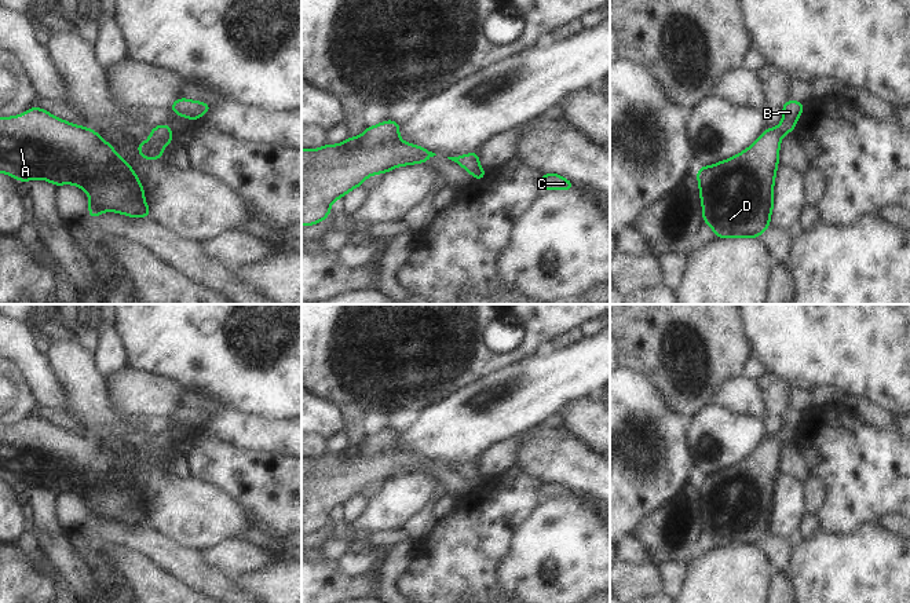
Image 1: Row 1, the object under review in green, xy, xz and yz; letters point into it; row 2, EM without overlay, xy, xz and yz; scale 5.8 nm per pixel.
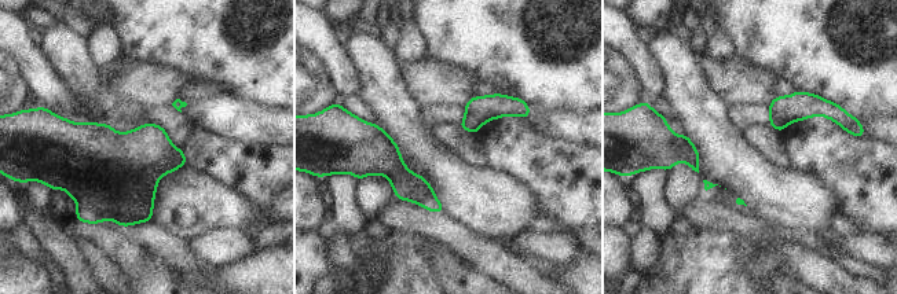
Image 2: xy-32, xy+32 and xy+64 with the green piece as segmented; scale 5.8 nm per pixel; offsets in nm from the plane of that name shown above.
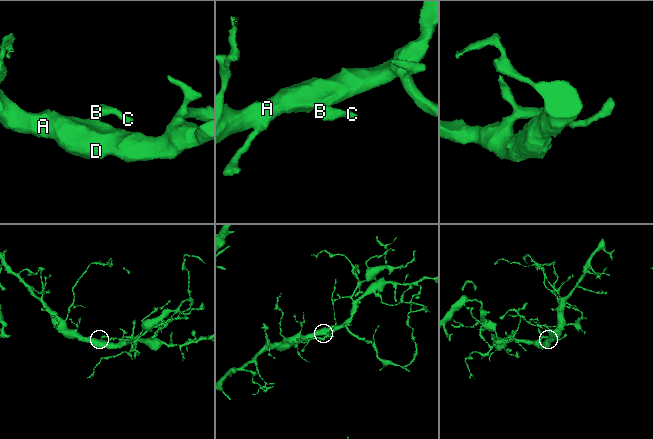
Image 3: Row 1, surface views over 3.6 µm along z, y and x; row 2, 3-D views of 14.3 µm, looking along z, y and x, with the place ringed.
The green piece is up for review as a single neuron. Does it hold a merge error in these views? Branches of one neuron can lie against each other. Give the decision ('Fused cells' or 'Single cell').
Single cell

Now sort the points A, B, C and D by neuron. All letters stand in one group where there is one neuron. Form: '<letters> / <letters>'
A B C D

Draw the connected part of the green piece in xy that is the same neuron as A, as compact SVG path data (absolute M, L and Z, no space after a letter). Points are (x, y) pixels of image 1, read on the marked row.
M37 106L17 117L0 117L0 172L21 182L44 179L55 187L69 183L83 189L89 195L89 218L98 218L106 209L131 218L150 218L135 171L116 154L112 143L106 143L98 132Z

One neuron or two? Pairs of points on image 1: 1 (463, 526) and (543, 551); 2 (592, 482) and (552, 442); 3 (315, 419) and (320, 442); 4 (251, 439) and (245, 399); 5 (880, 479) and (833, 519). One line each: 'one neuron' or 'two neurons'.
1: two neurons
2: one neuron
3: two neurons
4: two neurons
5: one neuron

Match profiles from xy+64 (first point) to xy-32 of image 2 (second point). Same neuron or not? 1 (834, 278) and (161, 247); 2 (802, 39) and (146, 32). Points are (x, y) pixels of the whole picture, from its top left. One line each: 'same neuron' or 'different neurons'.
1: same neuron
2: same neuron

